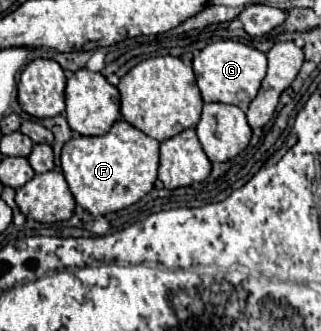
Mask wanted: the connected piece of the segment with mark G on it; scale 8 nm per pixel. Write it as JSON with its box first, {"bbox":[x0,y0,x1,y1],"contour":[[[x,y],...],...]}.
{"bbox":[193,40,267,111],"contour":[[[215,40],[208,44],[201,53],[193,59],[193,71],[197,77],[197,85],[201,89],[203,101],[219,101],[231,103],[239,109],[247,111],[249,103],[255,99],[261,81],[267,71],[267,57],[265,53],[249,47],[238,40]]]}

